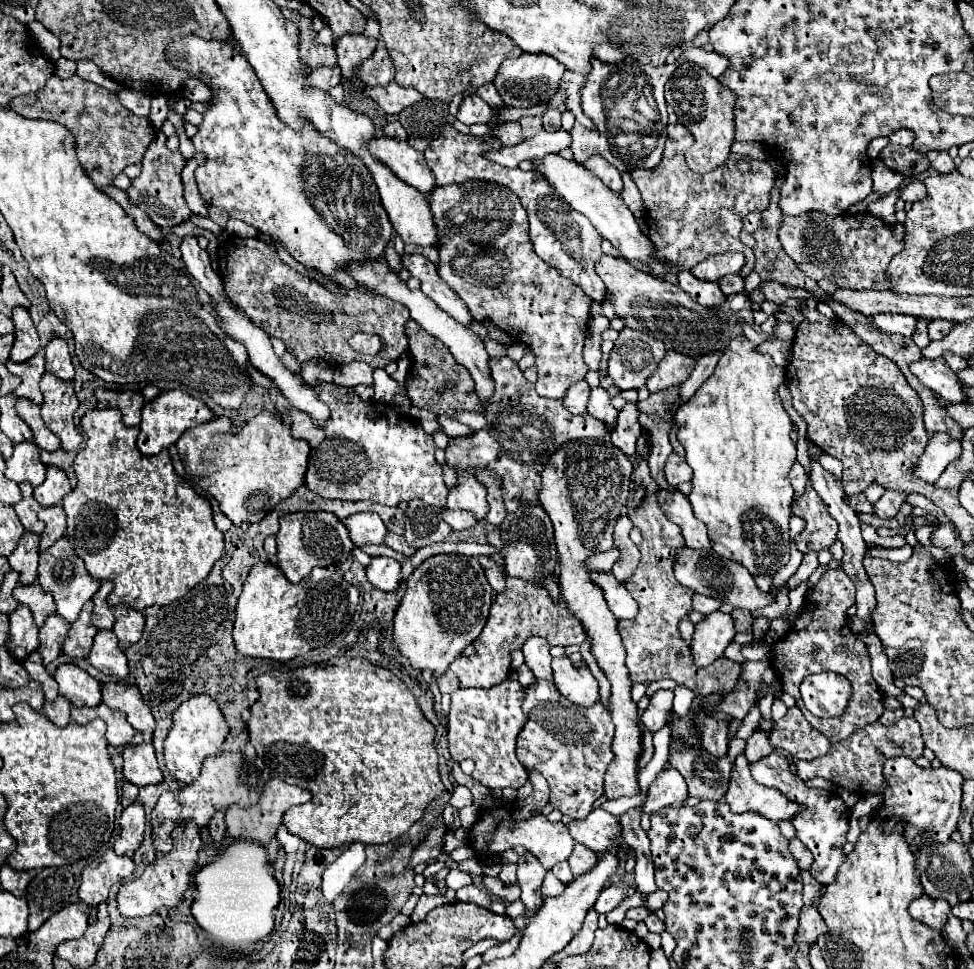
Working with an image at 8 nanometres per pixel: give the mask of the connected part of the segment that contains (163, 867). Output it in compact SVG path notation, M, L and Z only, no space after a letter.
M195 822L181 824L173 830L171 838L173 838L173 850L169 854L153 860L137 880L131 880L121 886L117 894L117 908L125 918L143 918L161 908L171 910L181 904L183 894L189 888L193 872L197 868L197 854L201 848L199 826Z

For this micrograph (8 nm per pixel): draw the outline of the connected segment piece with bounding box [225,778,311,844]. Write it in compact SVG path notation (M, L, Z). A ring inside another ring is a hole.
M271 780L265 790L263 790L263 796L259 800L257 806L247 806L247 808L241 808L241 806L229 806L227 812L225 812L225 824L227 824L227 834L231 838L245 838L245 840L253 840L257 844L267 844L275 834L277 834L277 828L281 824L281 818L283 814L291 808L291 806L297 806L297 804L305 804L309 802L311 794L303 788L297 788L297 786L289 786L281 780Z

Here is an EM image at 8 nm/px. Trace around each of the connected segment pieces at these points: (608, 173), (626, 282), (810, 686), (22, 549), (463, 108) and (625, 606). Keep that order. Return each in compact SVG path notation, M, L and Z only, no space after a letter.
M591 156L583 162L583 166L587 170L591 170L607 188L611 188L613 192L621 192L623 190L623 182L621 182L621 174L619 170L609 164L603 156Z
M603 254L603 258L599 258L595 270L601 276L601 280L605 282L607 298L613 302L617 318L621 318L625 322L625 326L641 330L641 332L651 334L653 338L665 342L665 346L675 352L699 358L699 356L715 352L715 350L725 350L729 346L729 342L743 332L737 326L737 320L745 320L747 324L753 324L753 312L751 312L751 304L747 302L745 292L729 296L721 306L707 308L707 306L693 302L675 284L665 282L665 280L655 278L645 272L637 272L625 258L615 258L615 256Z
M835 672L813 674L801 684L801 698L806 708L821 718L837 718L845 714L851 692L849 680Z
M25 532L17 542L17 548L9 556L9 564L19 572L21 584L33 584L37 580L37 562L39 562L39 536Z
M477 94L473 96L467 96L461 106L459 106L459 112L457 112L457 120L467 124L467 126L473 126L473 124L487 124L493 120L491 116L491 108L485 104L483 98L479 98Z
M593 572L591 574L593 582L597 582L597 586L603 588L605 592L605 600L609 604L609 610L615 614L615 618L619 620L631 620L637 616L637 602L629 596L629 592L625 590L625 586L621 586L611 572Z

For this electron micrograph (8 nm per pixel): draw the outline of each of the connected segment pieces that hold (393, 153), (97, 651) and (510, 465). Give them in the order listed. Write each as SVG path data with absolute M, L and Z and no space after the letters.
M381 136L369 144L369 152L387 168L391 168L395 176L399 176L403 182L417 188L419 192L431 194L435 190L435 178L425 164L423 152L413 150L407 142Z
M99 630L91 648L91 654L87 656L89 664L103 672L105 676L115 676L119 680L125 680L129 676L127 668L127 656L117 644L117 638L111 630Z
M507 356L491 358L489 368L491 368L491 378L495 382L495 394L493 394L493 398L489 398L489 402L483 404L483 408L485 408L483 416L487 420L487 426L483 430L467 434L465 438L449 438L449 446L445 448L445 464L453 470L457 470L457 468L491 470L501 480L501 490L503 490L503 500L505 500L507 512L513 512L525 504L537 506L537 504L541 504L537 498L537 492L541 490L541 468L545 468L545 462L553 456L553 452L569 440L603 438L615 430L615 424L605 424L605 422L593 418L589 412L579 414L579 416L569 414L569 410L565 410L561 400L541 398L535 392L535 386L531 382L527 382L527 378L523 376L519 364Z

